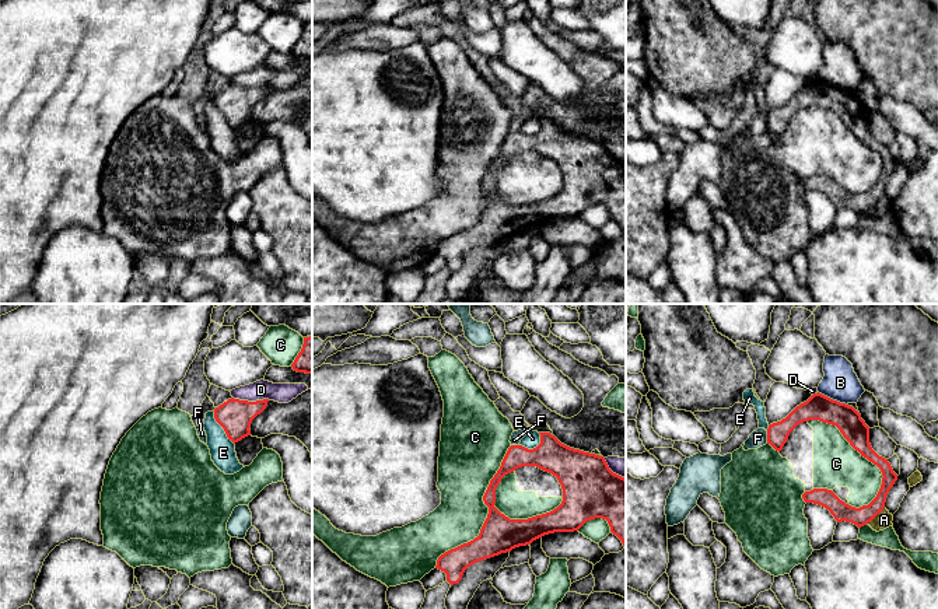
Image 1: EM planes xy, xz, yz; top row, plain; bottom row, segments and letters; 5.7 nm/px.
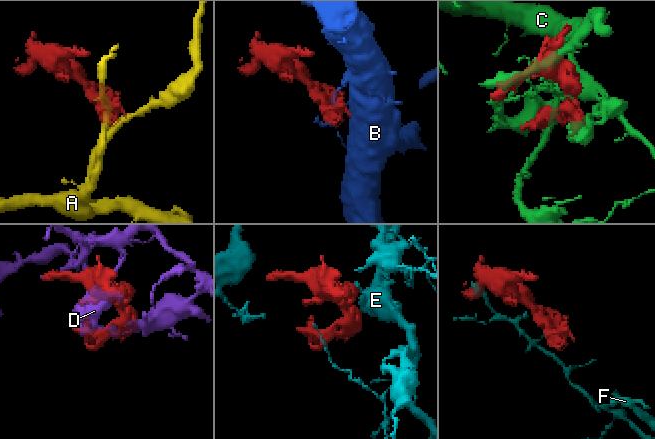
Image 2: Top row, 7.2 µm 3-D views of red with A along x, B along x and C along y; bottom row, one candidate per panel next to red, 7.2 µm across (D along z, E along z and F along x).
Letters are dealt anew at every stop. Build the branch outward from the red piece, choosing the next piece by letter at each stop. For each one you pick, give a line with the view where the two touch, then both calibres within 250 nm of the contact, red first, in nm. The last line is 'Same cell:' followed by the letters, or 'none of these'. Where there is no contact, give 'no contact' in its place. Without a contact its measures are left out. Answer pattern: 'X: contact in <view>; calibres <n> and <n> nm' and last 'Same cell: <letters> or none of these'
Same cell: none of these

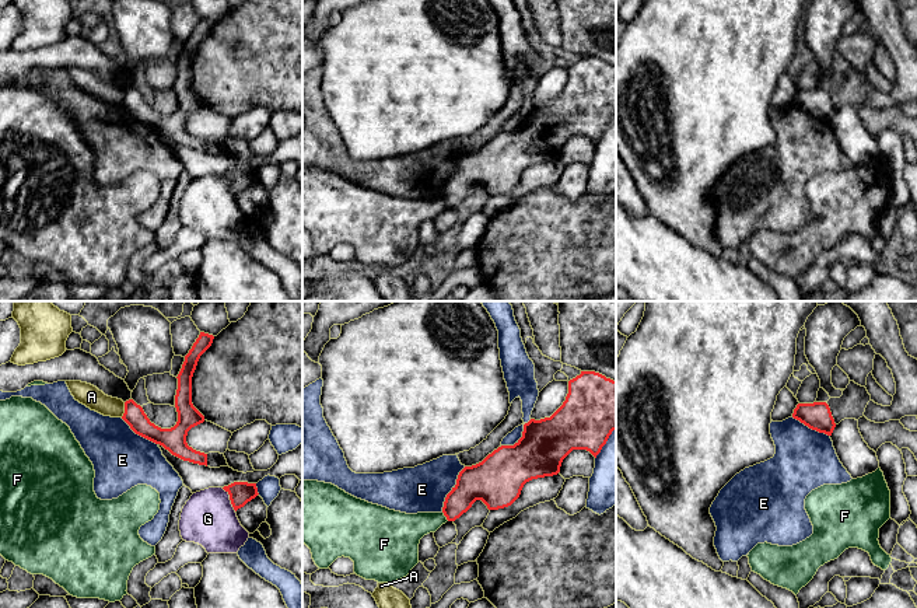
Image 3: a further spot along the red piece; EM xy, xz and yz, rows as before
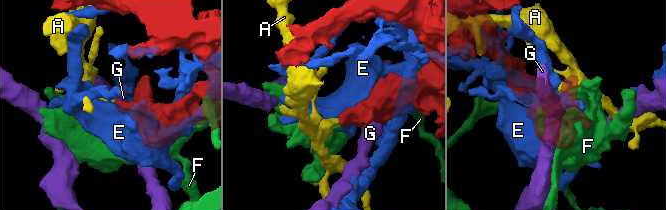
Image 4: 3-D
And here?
Same cell: none of these

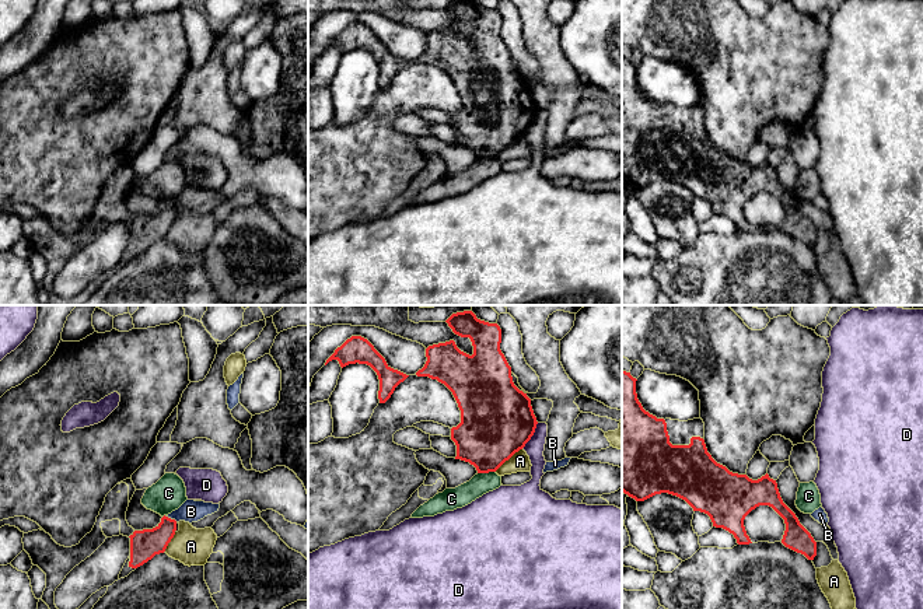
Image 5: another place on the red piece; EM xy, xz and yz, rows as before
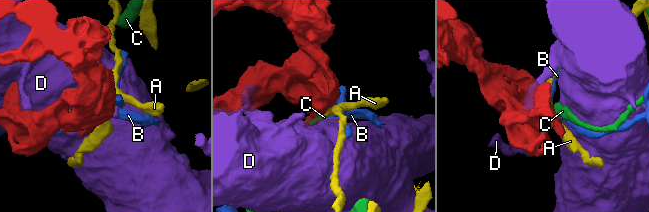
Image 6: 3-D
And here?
Same cell: none of these

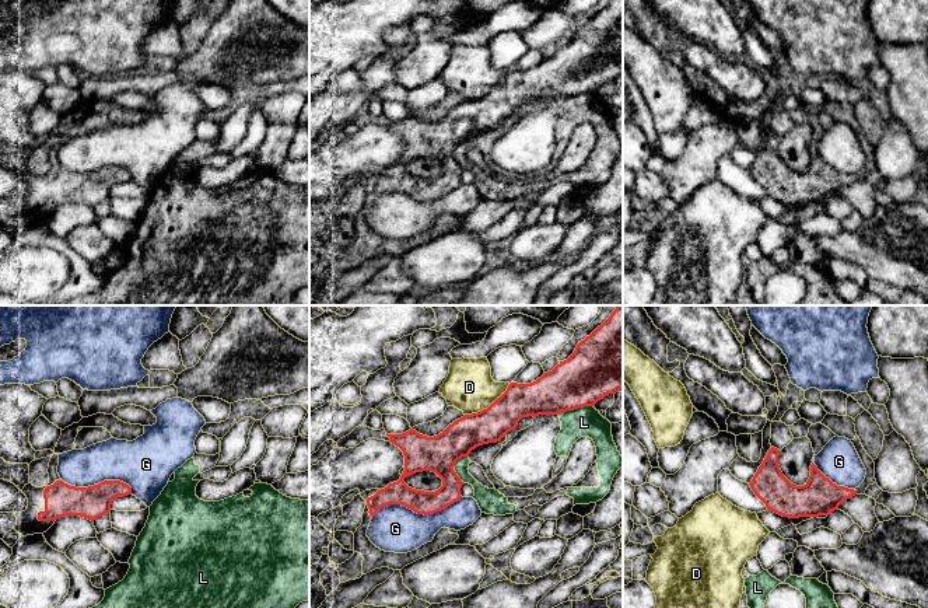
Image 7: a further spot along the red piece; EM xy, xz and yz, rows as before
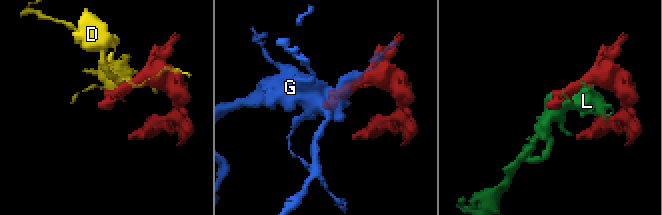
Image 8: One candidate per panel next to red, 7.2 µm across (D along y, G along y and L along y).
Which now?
Same cell: none of these

